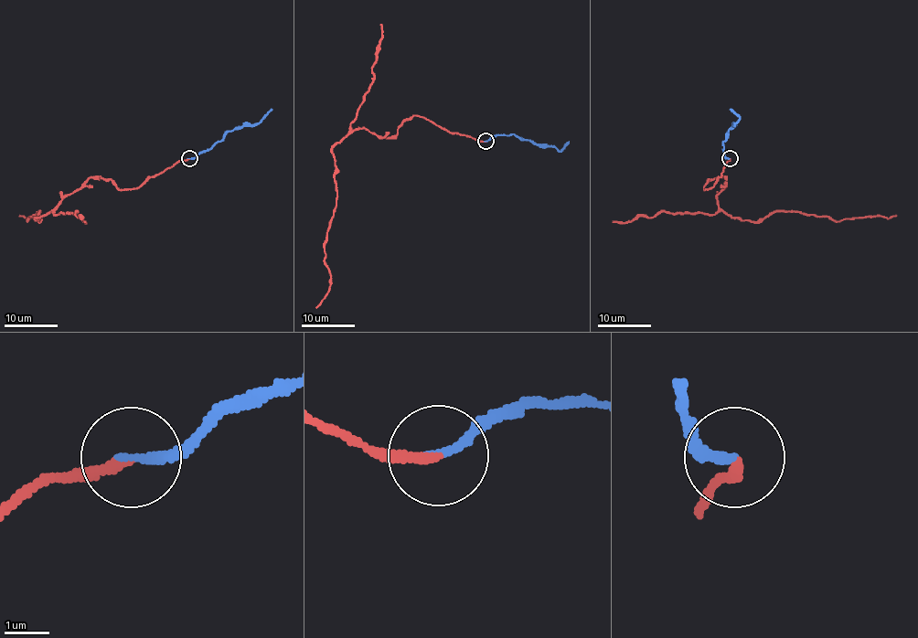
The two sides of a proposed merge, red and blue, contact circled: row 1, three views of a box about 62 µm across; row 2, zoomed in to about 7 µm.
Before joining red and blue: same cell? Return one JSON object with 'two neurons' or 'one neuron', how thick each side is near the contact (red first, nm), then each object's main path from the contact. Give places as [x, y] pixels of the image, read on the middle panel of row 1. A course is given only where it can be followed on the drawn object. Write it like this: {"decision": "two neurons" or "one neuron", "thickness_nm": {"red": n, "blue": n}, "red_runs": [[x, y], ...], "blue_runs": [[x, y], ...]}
{"decision": "one neuron", "thickness_nm": {"red": 200, "blue": 200}, "red_runs": [[486, 141], [412, 115], [398, 132], [354, 129], [336, 144], [336, 206], [324, 246], [330, 290], [315, 307]], "blue_runs": [[486, 141], [498, 135], [515, 134], [559, 150], [568, 141]]}

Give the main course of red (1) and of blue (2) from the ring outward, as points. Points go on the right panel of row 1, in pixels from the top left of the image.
1: (729, 158), (710, 188), (703, 186), (725, 177), (717, 204), (733, 217), (896, 217)
2: (729, 158), (724, 154), (722, 143), (739, 118), (729, 109)

